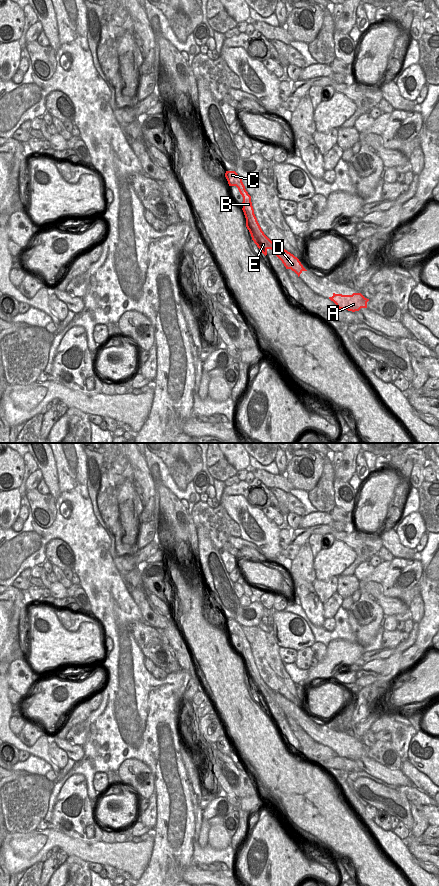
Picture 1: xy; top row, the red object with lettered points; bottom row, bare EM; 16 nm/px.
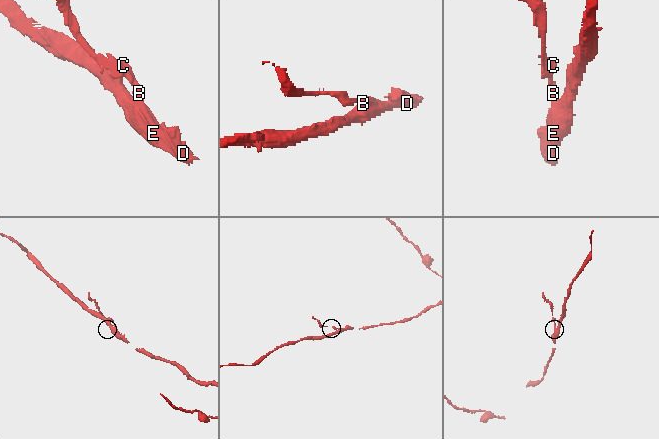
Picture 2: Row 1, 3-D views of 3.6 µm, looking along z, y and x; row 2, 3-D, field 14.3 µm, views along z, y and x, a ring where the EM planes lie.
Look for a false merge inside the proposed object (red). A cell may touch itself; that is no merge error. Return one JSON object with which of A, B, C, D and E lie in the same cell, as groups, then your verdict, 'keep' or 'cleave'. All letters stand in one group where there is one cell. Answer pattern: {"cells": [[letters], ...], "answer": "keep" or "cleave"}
{"cells": [["A", "D", "E"], ["B", "C"]], "answer": "cleave"}

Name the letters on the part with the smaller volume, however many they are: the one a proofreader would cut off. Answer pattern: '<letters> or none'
B, C

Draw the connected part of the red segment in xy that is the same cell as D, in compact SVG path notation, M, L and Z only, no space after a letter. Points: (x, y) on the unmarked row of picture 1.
M256 664L246 666L246 675L249 678L252 688L260 697L260 699L266 704L267 698L271 697L276 704L282 709L286 717L291 717L294 719L298 725L303 719L307 719L299 707L293 702L272 690L262 679Z

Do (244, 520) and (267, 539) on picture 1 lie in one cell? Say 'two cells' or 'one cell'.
one cell

